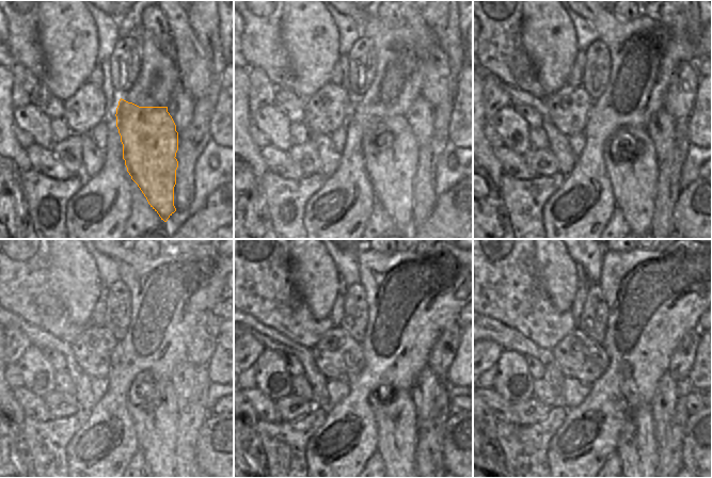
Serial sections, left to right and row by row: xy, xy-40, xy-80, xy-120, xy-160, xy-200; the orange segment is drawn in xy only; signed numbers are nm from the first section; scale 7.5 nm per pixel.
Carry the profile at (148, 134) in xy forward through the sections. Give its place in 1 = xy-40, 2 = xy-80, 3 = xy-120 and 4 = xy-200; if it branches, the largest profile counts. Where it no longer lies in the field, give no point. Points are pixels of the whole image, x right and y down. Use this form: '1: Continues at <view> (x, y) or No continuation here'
1: Continues at xy-40 (391, 171)
2: Continues at xy-80 (633, 179)
3: Continues at xy-120 (156, 419)
4: Continues at xy-200 (636, 447)

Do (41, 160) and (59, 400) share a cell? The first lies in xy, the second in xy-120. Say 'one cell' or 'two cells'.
two cells

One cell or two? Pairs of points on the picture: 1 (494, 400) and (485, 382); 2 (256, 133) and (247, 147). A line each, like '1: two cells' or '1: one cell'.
1: two cells
2: two cells

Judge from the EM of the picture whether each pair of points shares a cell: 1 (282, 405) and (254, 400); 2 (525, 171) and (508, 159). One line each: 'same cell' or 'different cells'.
1: different cells
2: same cell

